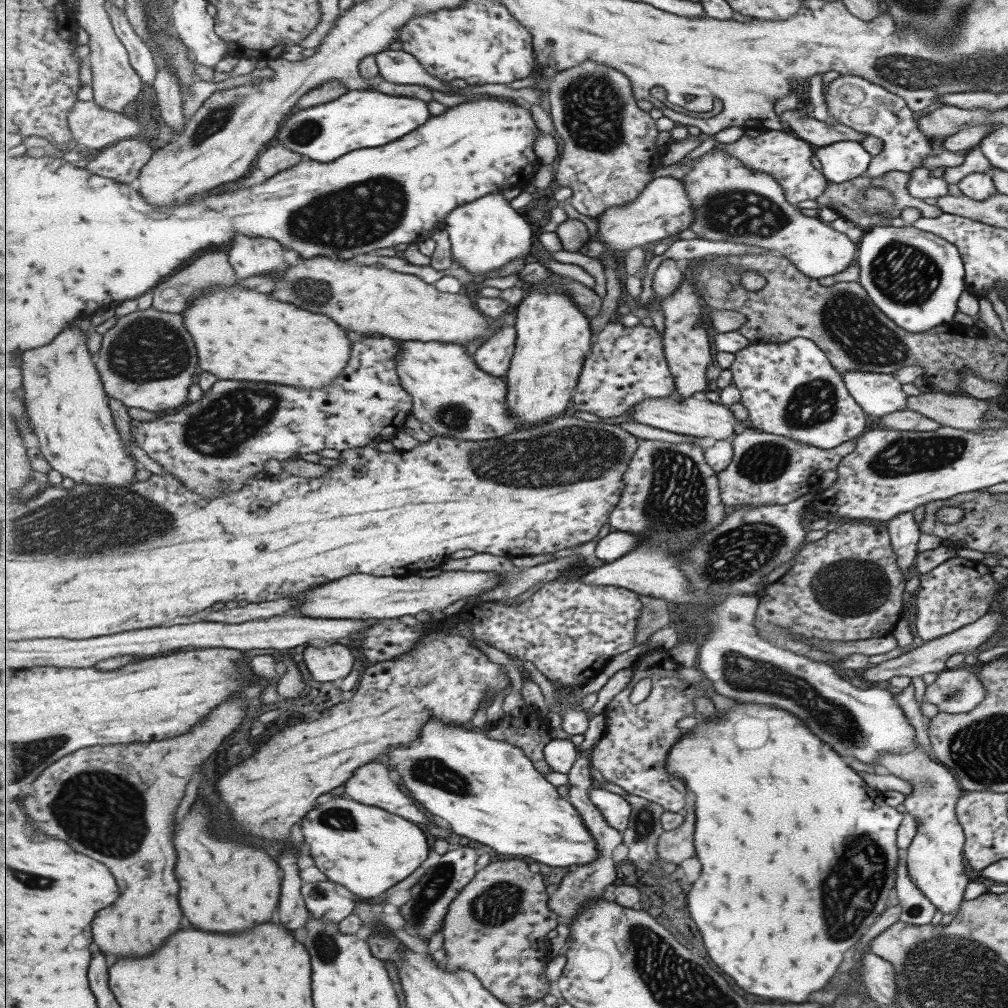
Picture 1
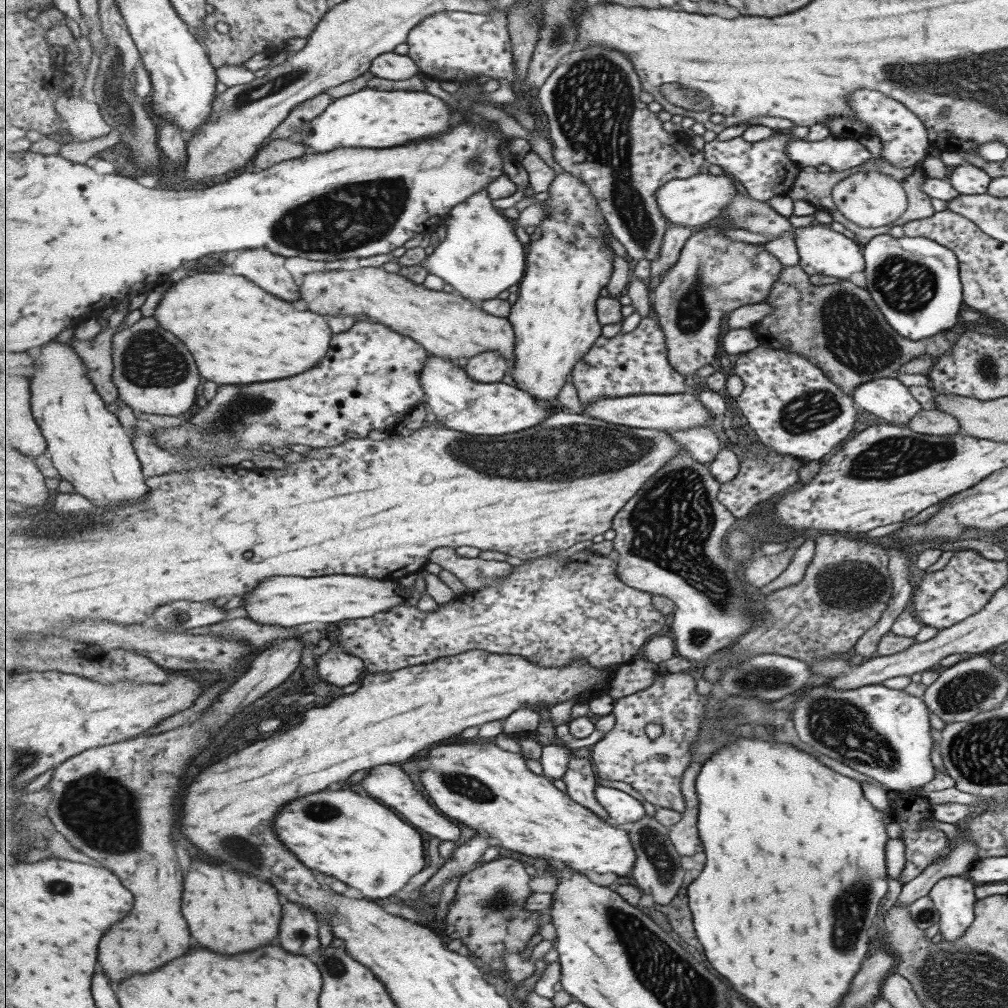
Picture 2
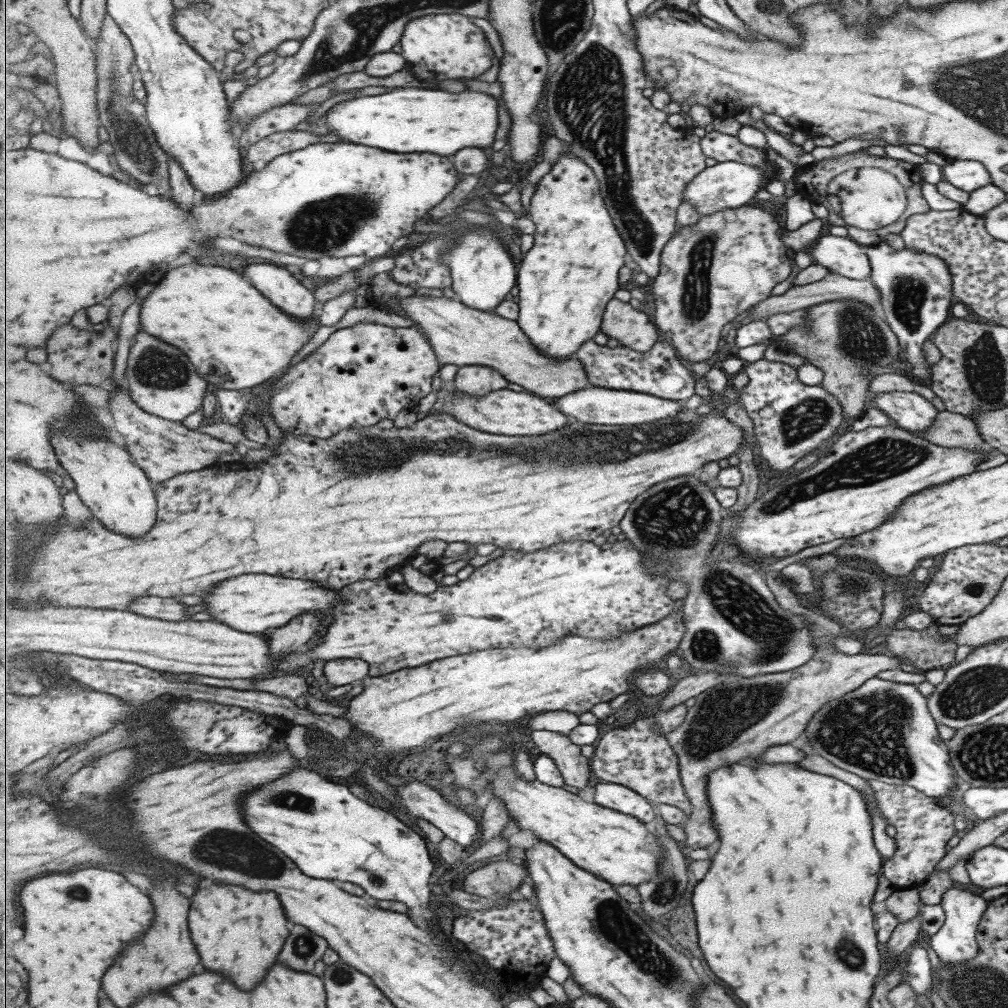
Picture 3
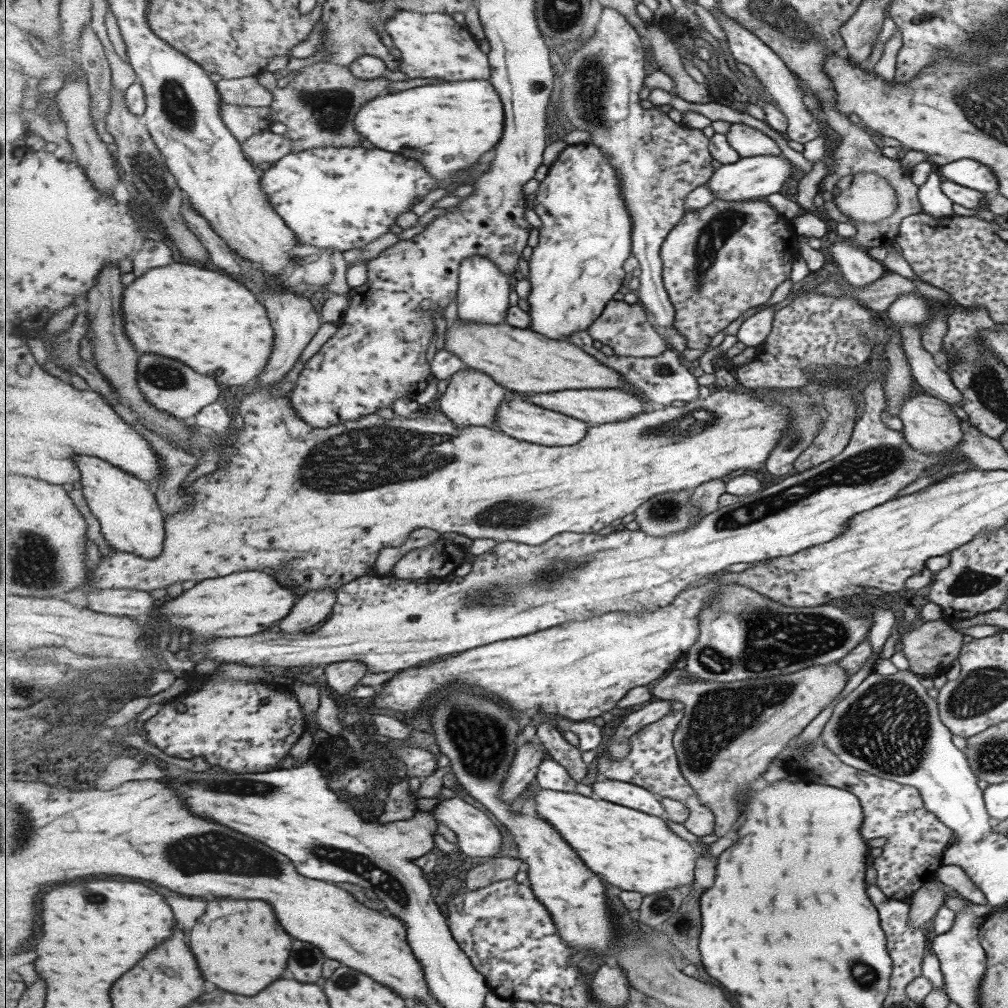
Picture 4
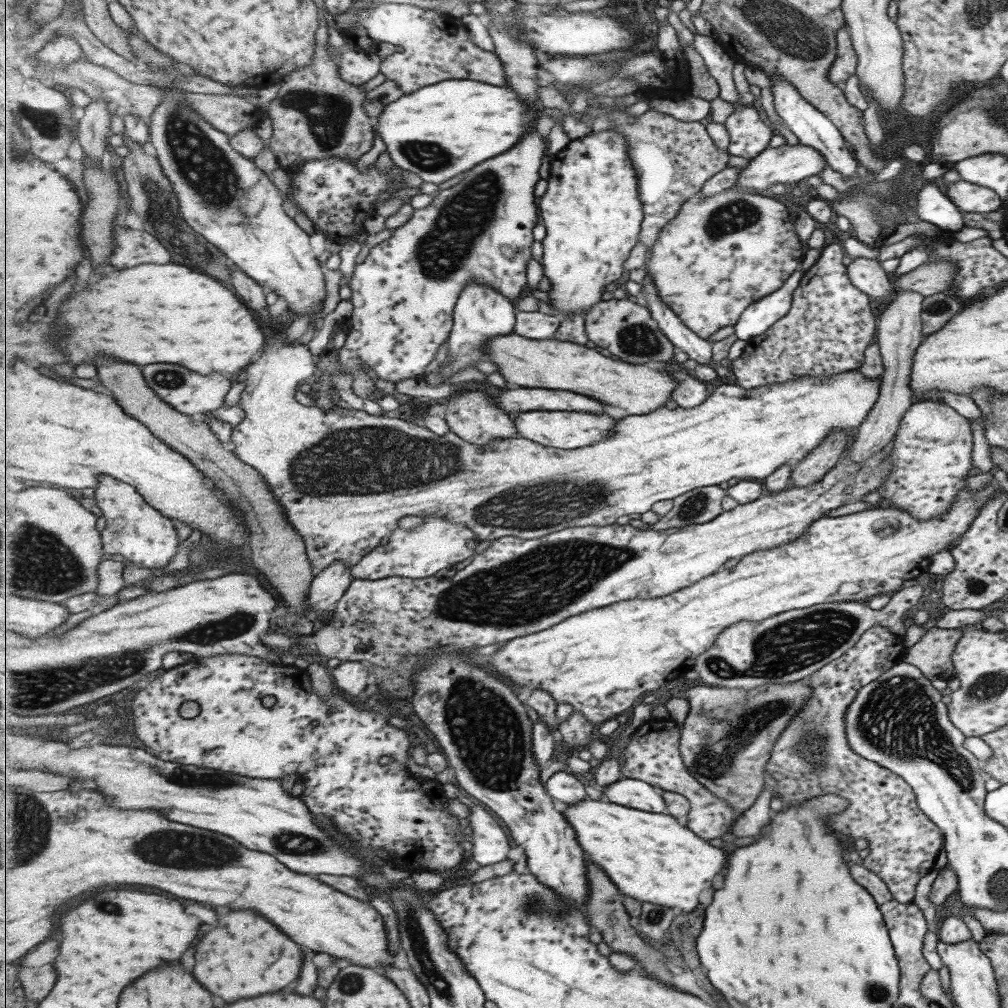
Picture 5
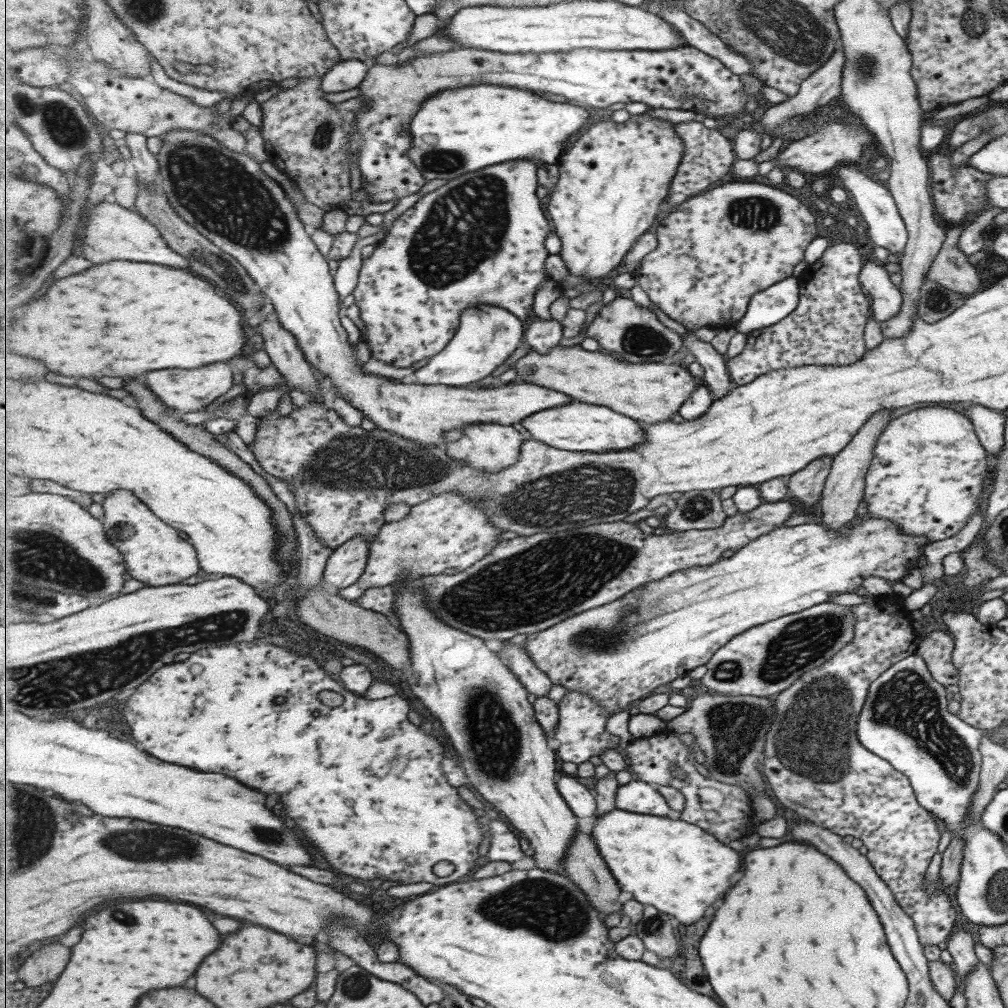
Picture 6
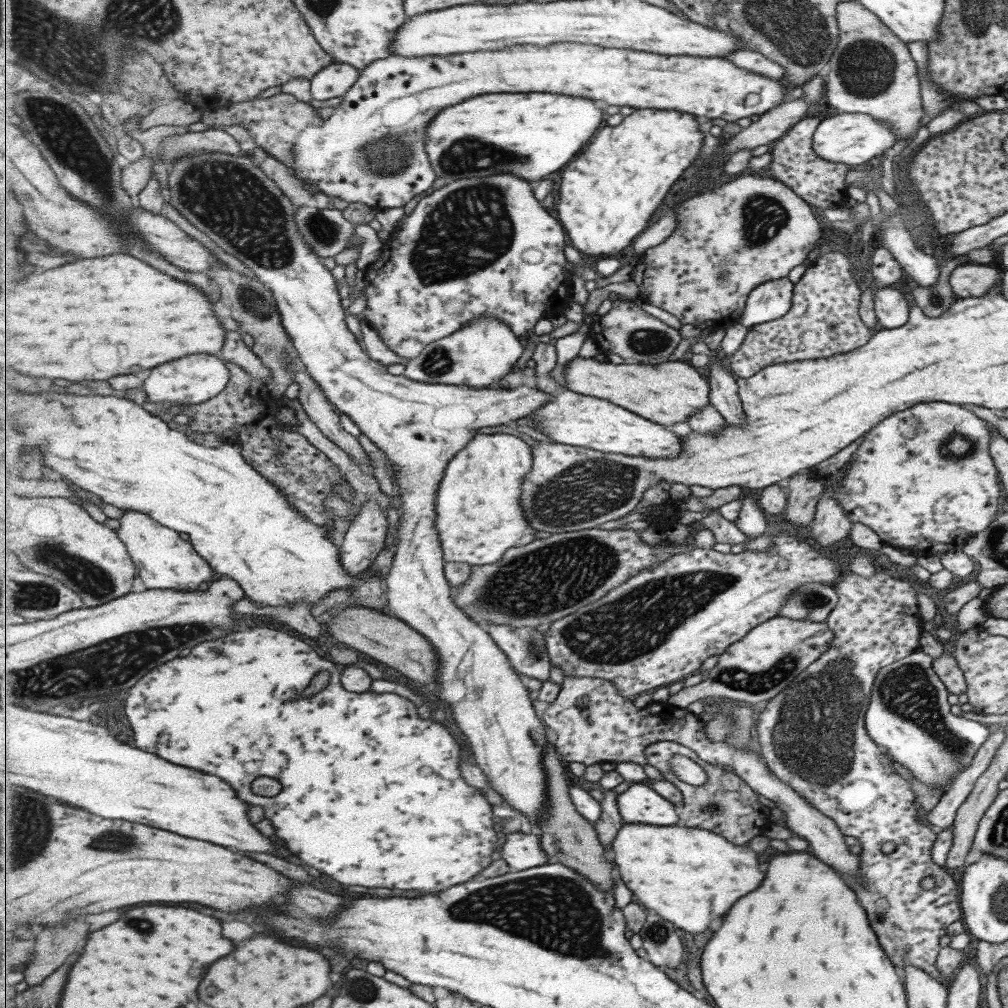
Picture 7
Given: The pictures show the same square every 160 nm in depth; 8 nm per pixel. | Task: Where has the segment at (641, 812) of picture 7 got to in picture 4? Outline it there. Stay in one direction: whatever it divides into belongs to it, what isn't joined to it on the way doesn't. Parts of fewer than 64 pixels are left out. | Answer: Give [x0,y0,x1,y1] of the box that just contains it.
[591,779,666,817]

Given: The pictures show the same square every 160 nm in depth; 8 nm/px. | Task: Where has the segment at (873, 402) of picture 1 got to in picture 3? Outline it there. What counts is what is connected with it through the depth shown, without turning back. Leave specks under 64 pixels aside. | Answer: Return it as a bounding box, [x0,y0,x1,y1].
[874,392,938,436]

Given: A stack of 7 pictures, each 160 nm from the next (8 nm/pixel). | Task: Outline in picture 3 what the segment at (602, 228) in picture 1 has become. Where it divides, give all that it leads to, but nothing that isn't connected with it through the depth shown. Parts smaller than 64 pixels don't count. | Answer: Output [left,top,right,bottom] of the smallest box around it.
[684,161,768,217]

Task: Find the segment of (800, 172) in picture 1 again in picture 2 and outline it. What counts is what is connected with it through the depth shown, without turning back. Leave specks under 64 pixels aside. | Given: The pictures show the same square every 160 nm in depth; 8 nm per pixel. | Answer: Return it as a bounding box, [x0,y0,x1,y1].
[704,131,799,201]

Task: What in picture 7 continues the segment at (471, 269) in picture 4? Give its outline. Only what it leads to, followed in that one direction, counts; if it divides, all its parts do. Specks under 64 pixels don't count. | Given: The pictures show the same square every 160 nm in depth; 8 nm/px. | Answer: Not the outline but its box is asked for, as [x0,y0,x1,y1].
[403,315,525,389]

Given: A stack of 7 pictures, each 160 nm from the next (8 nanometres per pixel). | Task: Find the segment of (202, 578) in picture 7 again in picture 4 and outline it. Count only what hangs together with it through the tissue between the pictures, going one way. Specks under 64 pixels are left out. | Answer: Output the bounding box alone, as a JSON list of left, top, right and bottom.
[75,455,166,560]

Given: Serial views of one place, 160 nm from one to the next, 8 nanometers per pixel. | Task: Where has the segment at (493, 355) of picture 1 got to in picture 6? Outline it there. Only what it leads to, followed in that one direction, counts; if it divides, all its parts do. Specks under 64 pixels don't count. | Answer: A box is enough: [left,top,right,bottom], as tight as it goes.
[447,423,525,472]

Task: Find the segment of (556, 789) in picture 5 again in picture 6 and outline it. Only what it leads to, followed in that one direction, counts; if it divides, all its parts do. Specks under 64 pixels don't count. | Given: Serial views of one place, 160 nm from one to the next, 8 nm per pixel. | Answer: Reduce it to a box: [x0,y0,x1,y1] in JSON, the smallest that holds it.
[558,775,598,818]

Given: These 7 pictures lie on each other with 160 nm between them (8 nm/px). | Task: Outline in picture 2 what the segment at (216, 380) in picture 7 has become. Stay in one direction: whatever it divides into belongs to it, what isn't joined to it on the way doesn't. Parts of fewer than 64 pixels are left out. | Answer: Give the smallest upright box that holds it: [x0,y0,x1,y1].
[113,316,201,416]

